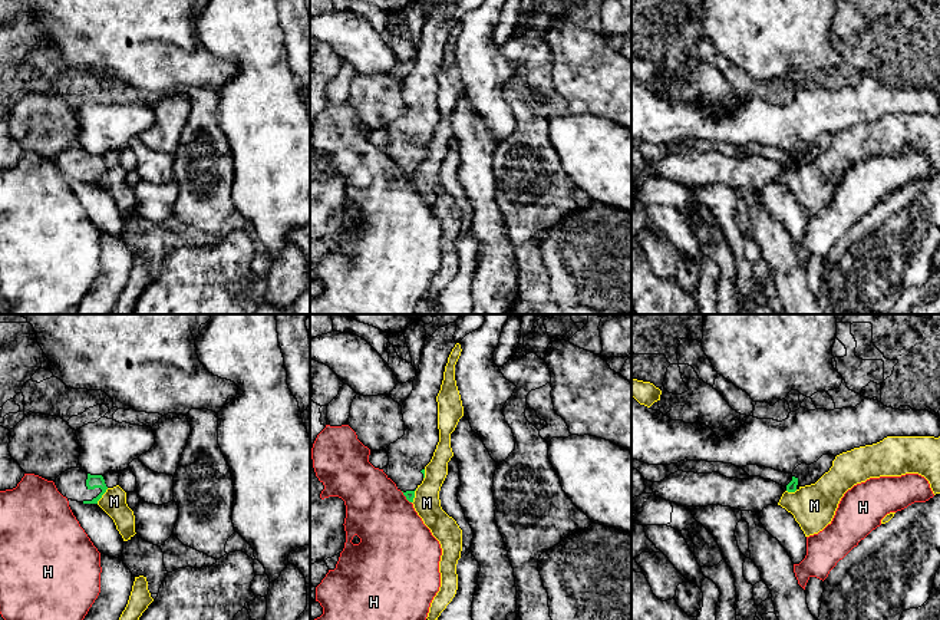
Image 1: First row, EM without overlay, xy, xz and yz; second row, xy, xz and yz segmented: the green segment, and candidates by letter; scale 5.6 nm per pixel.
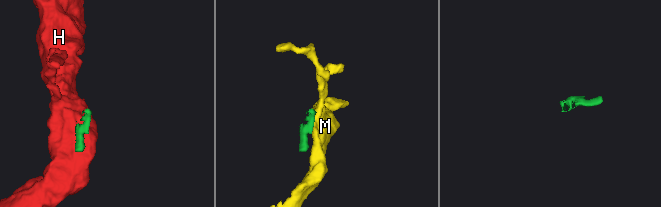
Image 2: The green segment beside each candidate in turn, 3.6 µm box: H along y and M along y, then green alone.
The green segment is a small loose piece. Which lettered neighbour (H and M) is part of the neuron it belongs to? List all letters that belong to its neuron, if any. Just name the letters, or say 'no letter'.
no letter

